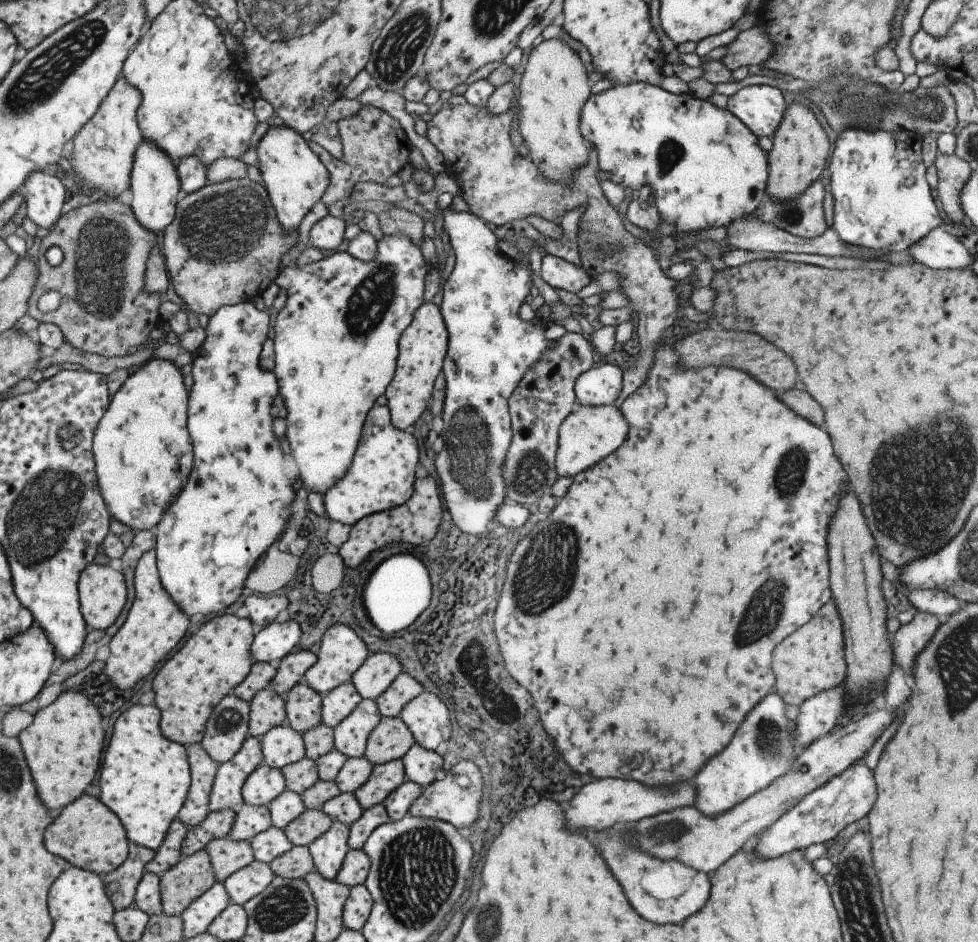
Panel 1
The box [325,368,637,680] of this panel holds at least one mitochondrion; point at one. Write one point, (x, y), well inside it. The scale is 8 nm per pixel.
(544, 577)

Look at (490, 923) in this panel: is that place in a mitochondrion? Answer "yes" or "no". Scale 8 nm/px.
yes

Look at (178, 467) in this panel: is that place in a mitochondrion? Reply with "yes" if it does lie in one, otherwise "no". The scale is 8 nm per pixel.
yes

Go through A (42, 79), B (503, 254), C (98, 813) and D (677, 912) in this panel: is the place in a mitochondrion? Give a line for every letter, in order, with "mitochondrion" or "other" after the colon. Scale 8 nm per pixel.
A: mitochondrion
B: other
C: other
D: other

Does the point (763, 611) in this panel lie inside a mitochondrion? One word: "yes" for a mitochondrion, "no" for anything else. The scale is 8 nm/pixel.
yes

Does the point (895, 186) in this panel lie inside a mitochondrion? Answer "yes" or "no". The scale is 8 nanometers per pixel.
no

